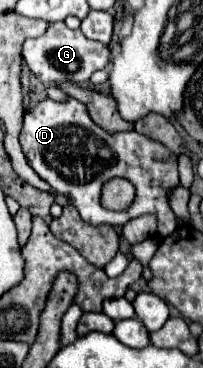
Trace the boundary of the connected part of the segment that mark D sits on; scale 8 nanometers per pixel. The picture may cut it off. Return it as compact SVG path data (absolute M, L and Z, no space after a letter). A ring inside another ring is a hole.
M68 98L64 104L44 100L26 112L20 144L32 170L58 194L64 194L68 202L78 208L84 222L92 226L112 224L118 228L128 220L150 212L158 216L158 236L166 238L176 230L176 216L170 210L166 196L170 188L178 186L178 162L176 156L166 148L160 148L154 140L148 140L148 136L136 132L118 132L110 136L92 122L84 104ZM112 178L126 178L136 188L136 200L126 210L108 210L100 204L102 184Z

